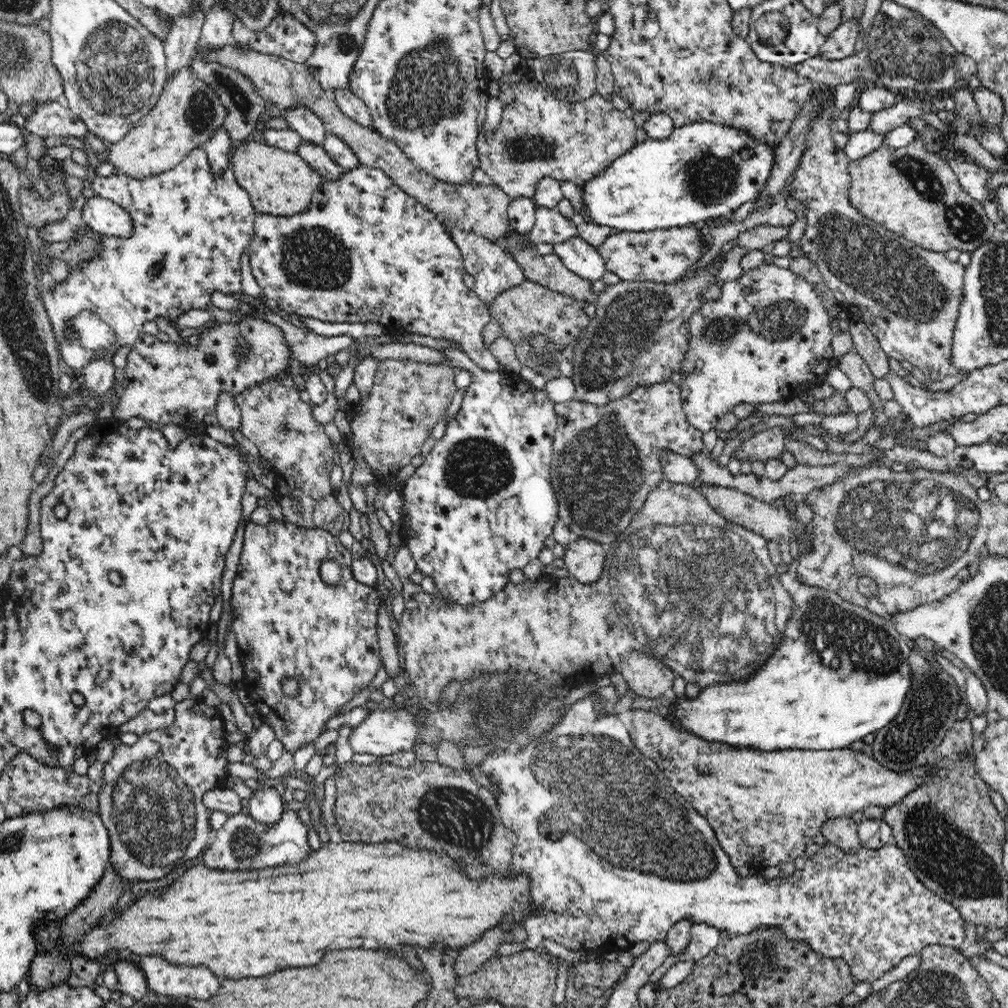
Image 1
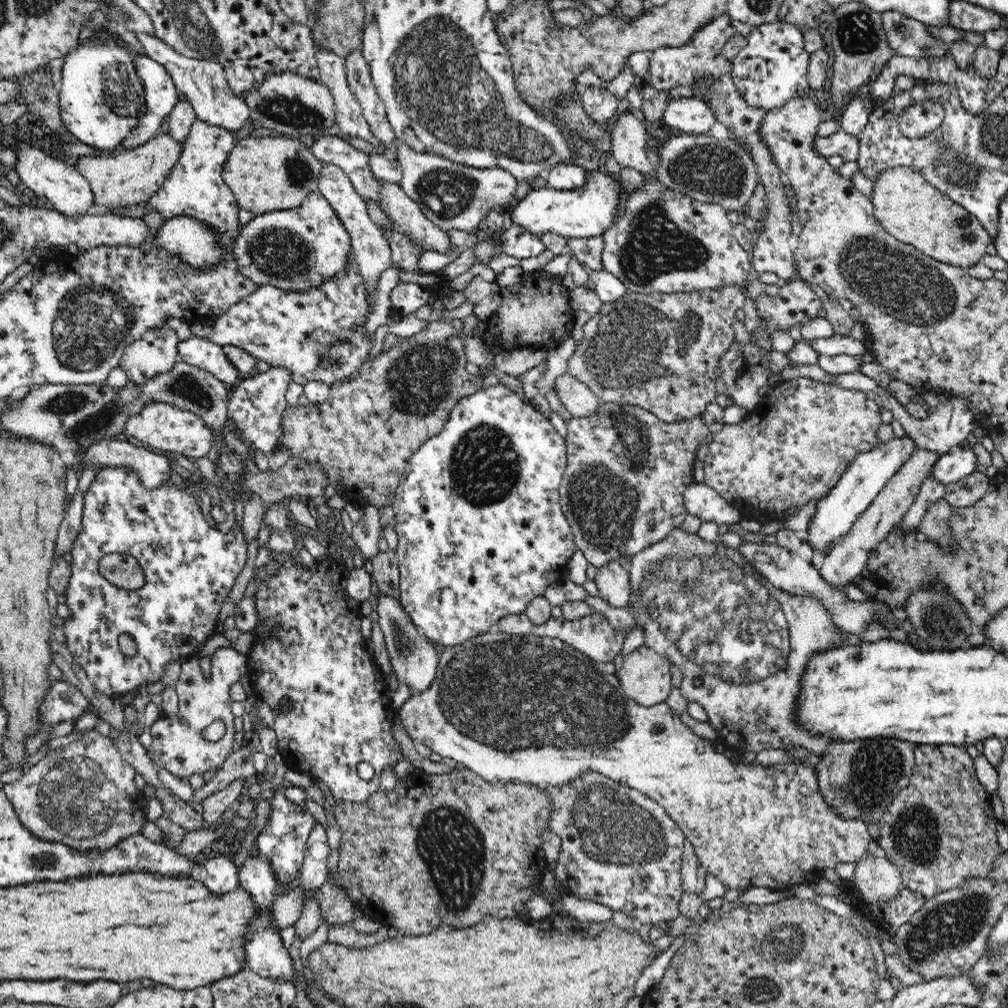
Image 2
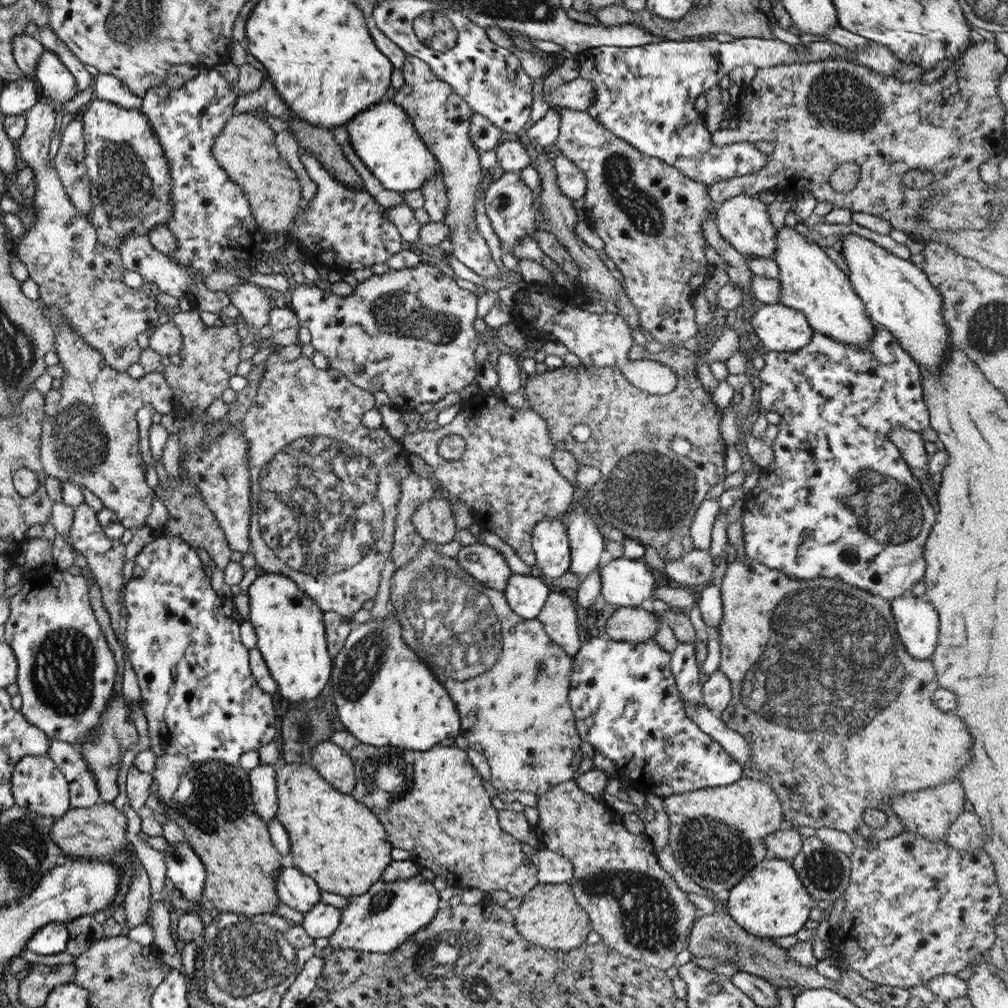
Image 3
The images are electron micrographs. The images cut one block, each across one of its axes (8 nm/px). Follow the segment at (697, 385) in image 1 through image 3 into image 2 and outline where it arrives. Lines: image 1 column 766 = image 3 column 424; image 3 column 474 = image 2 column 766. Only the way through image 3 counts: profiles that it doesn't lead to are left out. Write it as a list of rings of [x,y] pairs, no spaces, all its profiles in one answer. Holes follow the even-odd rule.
[[[797,278],[791,283],[781,284],[775,298],[766,295],[766,292],[762,293],[761,297],[755,300],[755,308],[757,308],[757,314],[762,317],[762,320],[768,320],[770,328],[768,330],[760,329],[756,336],[751,336],[754,346],[752,344],[741,346],[734,341],[732,348],[726,352],[726,356],[721,358],[719,376],[724,378],[727,388],[726,394],[732,399],[733,404],[741,407],[742,410],[748,410],[748,412],[754,410],[755,406],[762,401],[758,395],[758,390],[766,384],[766,378],[770,376],[772,371],[770,363],[762,356],[762,353],[773,350],[770,340],[772,330],[780,328],[780,330],[788,331],[788,328],[794,328],[794,326],[798,328],[805,320],[816,318],[820,308],[823,307],[823,299],[818,297],[811,285]]]

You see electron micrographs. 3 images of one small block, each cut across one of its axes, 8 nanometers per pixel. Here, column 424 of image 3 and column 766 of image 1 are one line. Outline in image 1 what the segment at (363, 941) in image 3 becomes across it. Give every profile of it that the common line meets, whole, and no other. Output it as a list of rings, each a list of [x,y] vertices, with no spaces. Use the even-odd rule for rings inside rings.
[[[597,690],[590,696],[574,703],[574,706],[564,714],[564,718],[556,724],[556,726],[560,726],[560,730],[550,730],[546,736],[536,738],[536,744],[530,743],[517,753],[494,748],[486,749],[486,754],[490,753],[490,758],[485,760],[484,755],[484,760],[479,762],[481,769],[497,782],[499,788],[497,803],[504,827],[517,836],[516,848],[507,876],[510,879],[515,879],[520,875],[526,875],[530,879],[530,910],[528,910],[528,916],[523,917],[528,938],[524,943],[516,943],[511,946],[501,944],[497,948],[496,954],[493,955],[494,957],[512,956],[524,948],[537,949],[542,938],[551,938],[566,948],[591,950],[598,955],[603,955],[609,951],[617,952],[631,949],[636,942],[642,942],[642,940],[650,943],[664,940],[667,932],[676,926],[680,920],[691,920],[692,924],[694,922],[706,922],[719,930],[727,930],[734,934],[748,934],[760,926],[777,926],[785,932],[790,940],[805,940],[816,952],[832,957],[832,959],[845,961],[851,968],[855,983],[858,980],[869,980],[870,982],[878,980],[885,972],[902,964],[905,958],[918,955],[920,950],[926,946],[946,945],[963,949],[967,942],[964,934],[966,921],[954,905],[946,902],[942,897],[938,897],[928,890],[922,881],[918,881],[918,877],[912,873],[912,869],[906,863],[906,855],[894,845],[894,842],[884,844],[882,848],[862,847],[855,853],[846,853],[828,841],[812,857],[807,858],[803,869],[796,869],[794,874],[787,878],[777,877],[767,880],[762,872],[757,873],[756,871],[752,871],[746,877],[737,875],[736,868],[732,866],[728,855],[720,843],[716,841],[713,829],[708,826],[708,822],[702,816],[698,816],[694,807],[688,804],[684,797],[674,792],[674,808],[670,808],[670,804],[666,800],[662,800],[658,796],[658,792],[654,792],[654,786],[656,788],[670,786],[668,778],[664,776],[664,772],[658,768],[656,763],[640,753],[640,750],[634,745],[628,728],[623,725],[616,713],[610,708],[601,711],[596,710],[596,703],[600,700],[601,696]]]

